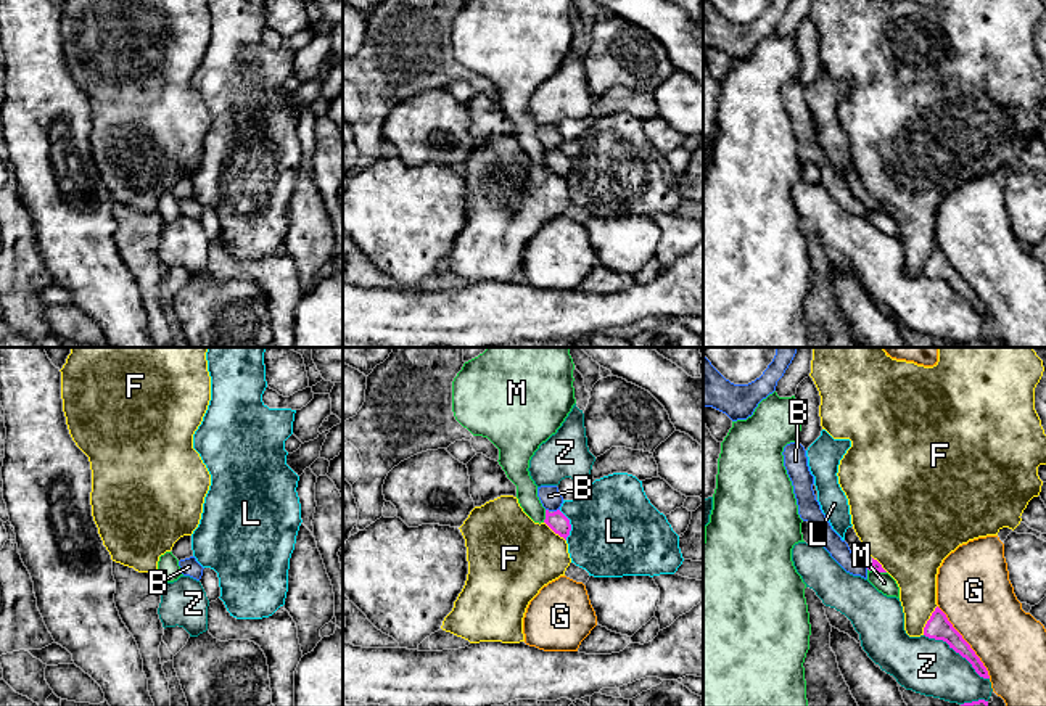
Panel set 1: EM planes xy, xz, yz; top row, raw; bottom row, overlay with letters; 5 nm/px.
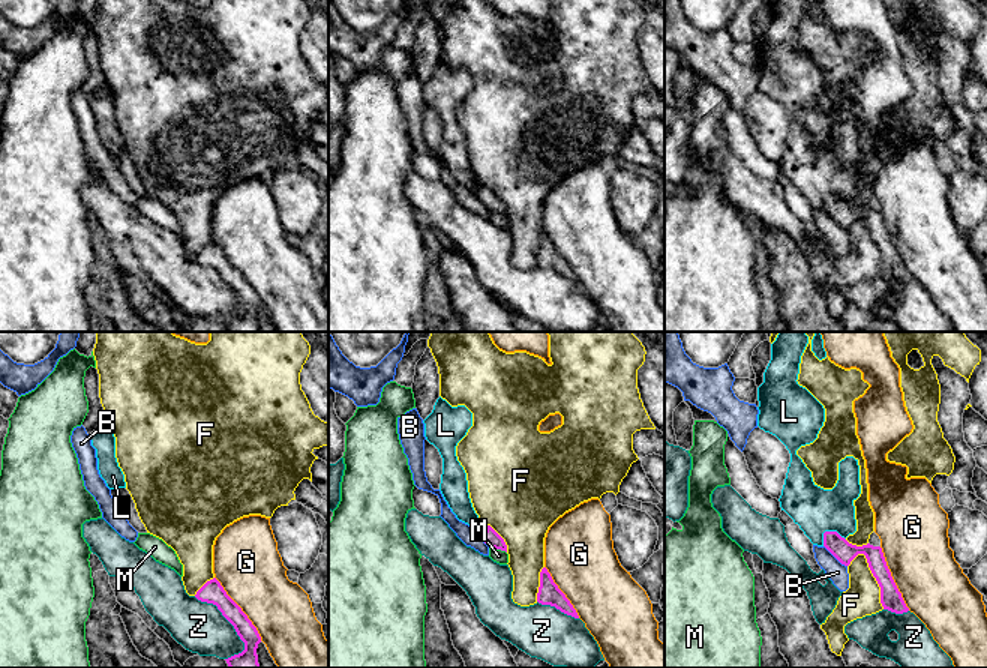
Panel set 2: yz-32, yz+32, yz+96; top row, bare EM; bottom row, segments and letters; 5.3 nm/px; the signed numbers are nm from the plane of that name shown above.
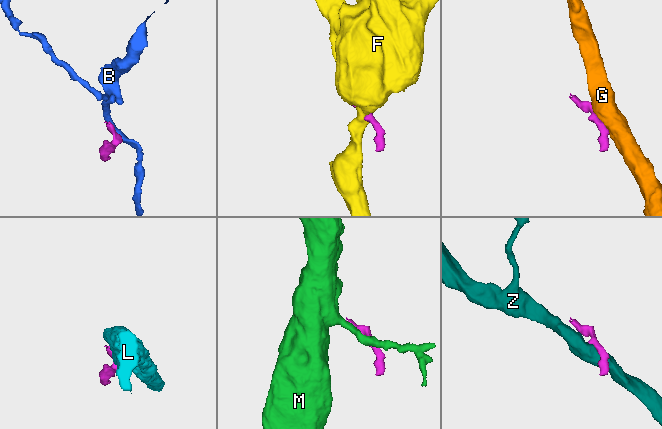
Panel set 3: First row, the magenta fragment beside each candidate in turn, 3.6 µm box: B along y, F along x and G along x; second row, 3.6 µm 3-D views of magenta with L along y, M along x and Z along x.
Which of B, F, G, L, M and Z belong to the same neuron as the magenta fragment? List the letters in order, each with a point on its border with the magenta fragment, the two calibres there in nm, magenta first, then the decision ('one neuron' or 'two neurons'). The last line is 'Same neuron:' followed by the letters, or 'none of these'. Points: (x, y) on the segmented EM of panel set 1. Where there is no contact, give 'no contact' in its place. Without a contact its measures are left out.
B: xz (557, 510) | 100/110 nm | two neurons
F: yz (929, 619) | 120/220 nm | two neurons
G: yz (966, 642) | 120/360 nm | two neurons
L: xz (570, 525) | 100/440 nm | two neurons
M: xz (546, 517) | 100/110 nm | two neurons
Z: yz (958, 652) | 120/280 nm | two neurons
Same neuron: none of these

